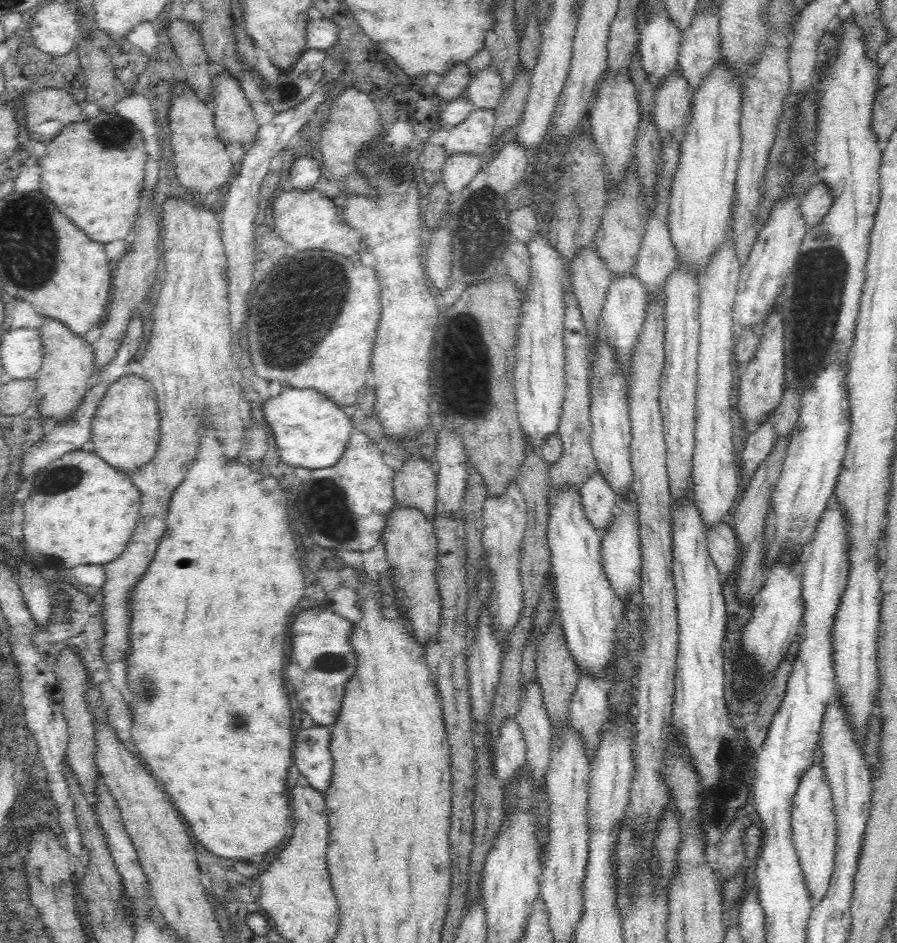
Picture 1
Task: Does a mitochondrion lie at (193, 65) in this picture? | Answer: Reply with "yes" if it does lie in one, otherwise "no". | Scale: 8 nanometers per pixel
no

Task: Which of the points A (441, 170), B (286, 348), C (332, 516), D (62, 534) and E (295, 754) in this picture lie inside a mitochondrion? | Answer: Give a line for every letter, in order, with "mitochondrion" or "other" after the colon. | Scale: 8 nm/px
A: other
B: mitochondrion
C: mitochondrion
D: other
E: other

